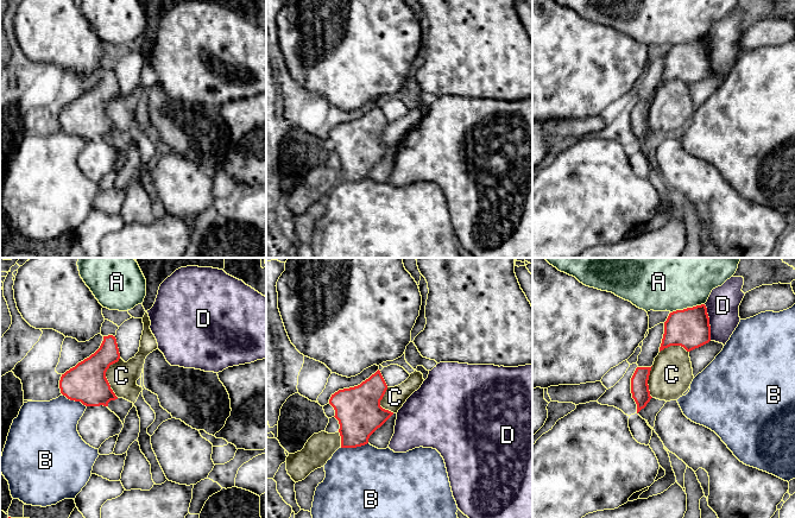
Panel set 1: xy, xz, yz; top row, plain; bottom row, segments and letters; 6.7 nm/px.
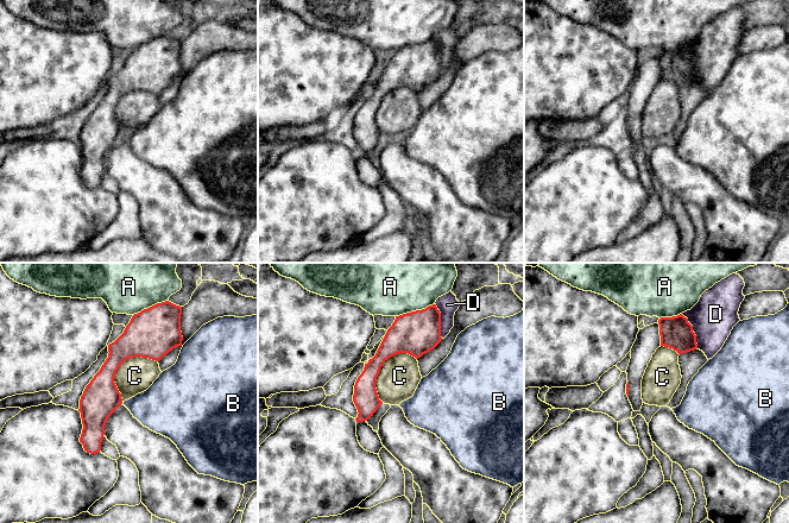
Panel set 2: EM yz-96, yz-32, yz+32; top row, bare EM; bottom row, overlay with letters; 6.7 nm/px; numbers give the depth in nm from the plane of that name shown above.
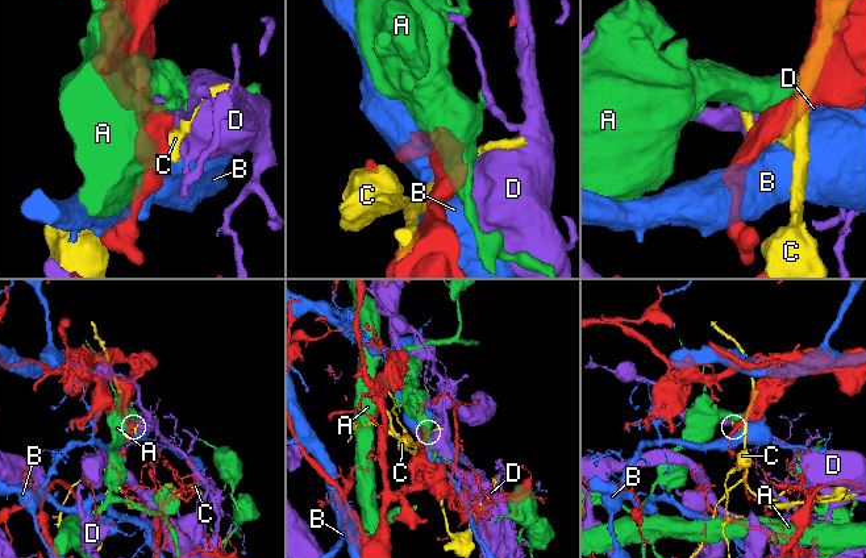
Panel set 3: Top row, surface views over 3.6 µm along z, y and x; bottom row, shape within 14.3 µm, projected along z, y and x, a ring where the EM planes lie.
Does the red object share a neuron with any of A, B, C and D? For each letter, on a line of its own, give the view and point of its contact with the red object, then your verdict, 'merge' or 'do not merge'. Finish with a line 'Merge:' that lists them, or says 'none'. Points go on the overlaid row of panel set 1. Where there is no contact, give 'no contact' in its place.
A: contact yz (687, 308); do not merge
B: contact xz (354, 447); do not merge
C: contact xy (105, 377); do not merge
D: contact yz (708, 322); do not merge
Merge: none

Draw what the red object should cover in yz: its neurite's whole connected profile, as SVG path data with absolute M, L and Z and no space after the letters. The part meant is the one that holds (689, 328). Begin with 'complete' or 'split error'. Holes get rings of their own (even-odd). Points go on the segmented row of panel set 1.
complete | M705 304L676 310L664 322L660 352L670 346L681 346L687 352L711 341L711 326Z

